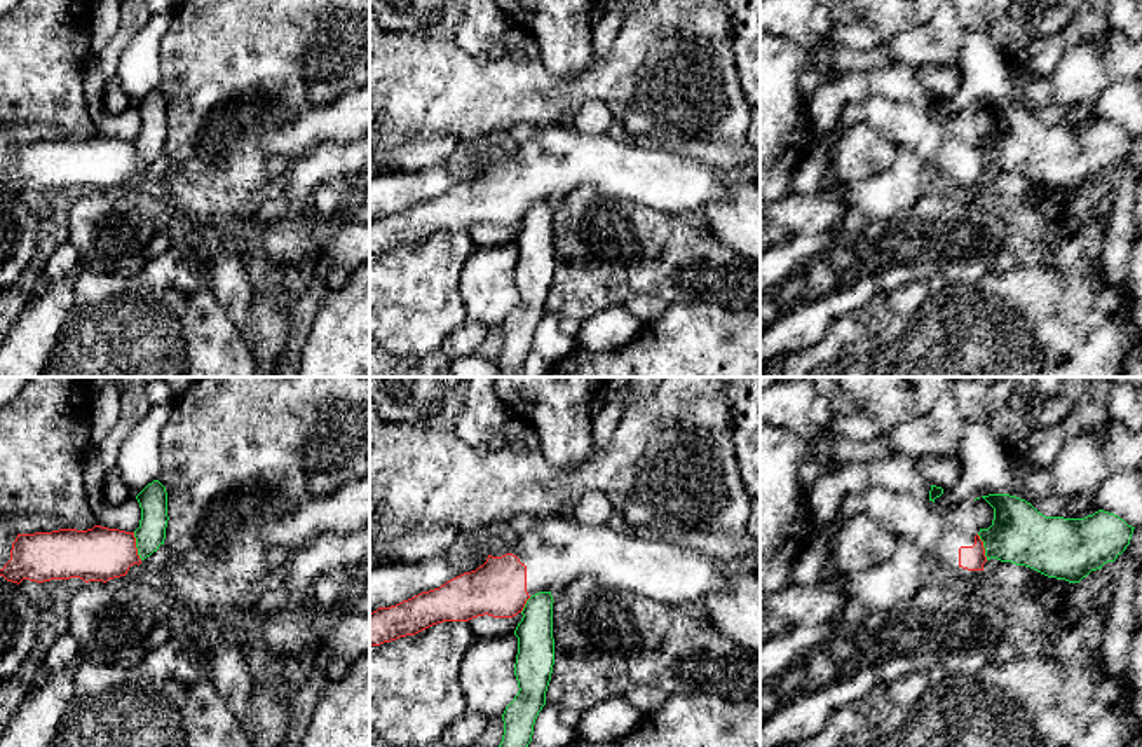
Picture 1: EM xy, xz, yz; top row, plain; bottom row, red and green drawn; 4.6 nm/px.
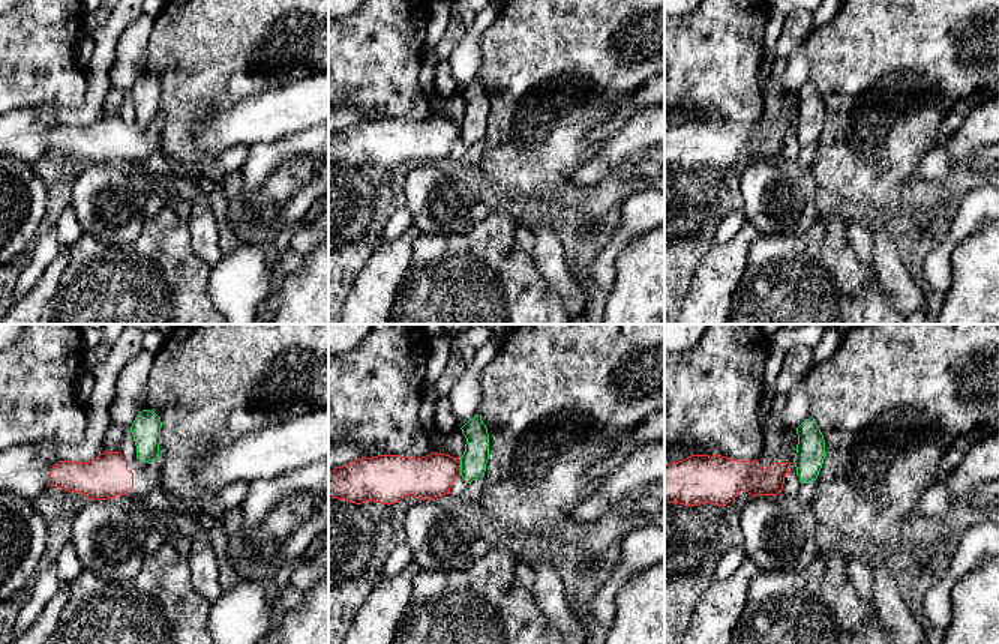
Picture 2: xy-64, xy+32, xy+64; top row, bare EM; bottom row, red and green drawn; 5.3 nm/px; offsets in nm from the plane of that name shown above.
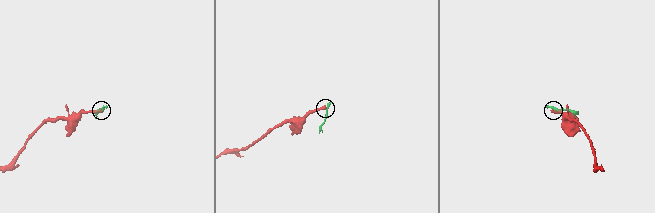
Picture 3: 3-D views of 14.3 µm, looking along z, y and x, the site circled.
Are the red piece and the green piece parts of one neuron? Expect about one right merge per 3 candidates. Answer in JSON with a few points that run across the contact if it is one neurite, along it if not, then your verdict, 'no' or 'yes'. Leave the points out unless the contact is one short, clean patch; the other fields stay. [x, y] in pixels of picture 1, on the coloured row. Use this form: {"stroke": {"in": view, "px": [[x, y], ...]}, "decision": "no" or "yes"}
{"stroke": {"in": "xy", "px": [[133, 533], [136, 554], [142, 559]]}, "decision": "no"}

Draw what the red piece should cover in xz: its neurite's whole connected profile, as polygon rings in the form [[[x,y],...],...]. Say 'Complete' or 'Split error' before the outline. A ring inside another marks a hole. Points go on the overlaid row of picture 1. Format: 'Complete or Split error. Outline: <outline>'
Split error. Outline: [[[570,513],[537,515],[537,524],[530,532],[521,536],[514,545],[516,553],[502,557],[488,555],[486,562],[476,571],[464,572],[439,588],[422,592],[408,600],[391,607],[378,607],[370,613],[370,646],[396,641],[399,637],[415,635],[432,625],[443,621],[469,621],[478,616],[513,618],[523,611],[527,600],[539,592],[560,592],[582,576],[591,576],[602,586],[617,593],[635,593],[661,604],[692,604],[704,597],[725,592],[732,586],[738,572],[731,572],[720,559],[683,548],[663,539],[647,539],[633,534],[614,531],[610,525],[584,525]]]

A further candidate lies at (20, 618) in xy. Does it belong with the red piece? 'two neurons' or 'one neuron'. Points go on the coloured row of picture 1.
two neurons

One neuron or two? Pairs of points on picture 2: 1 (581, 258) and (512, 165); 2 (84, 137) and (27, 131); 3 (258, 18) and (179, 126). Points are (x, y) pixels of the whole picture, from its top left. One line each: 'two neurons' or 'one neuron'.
1: one neuron
2: two neurons
3: one neuron

